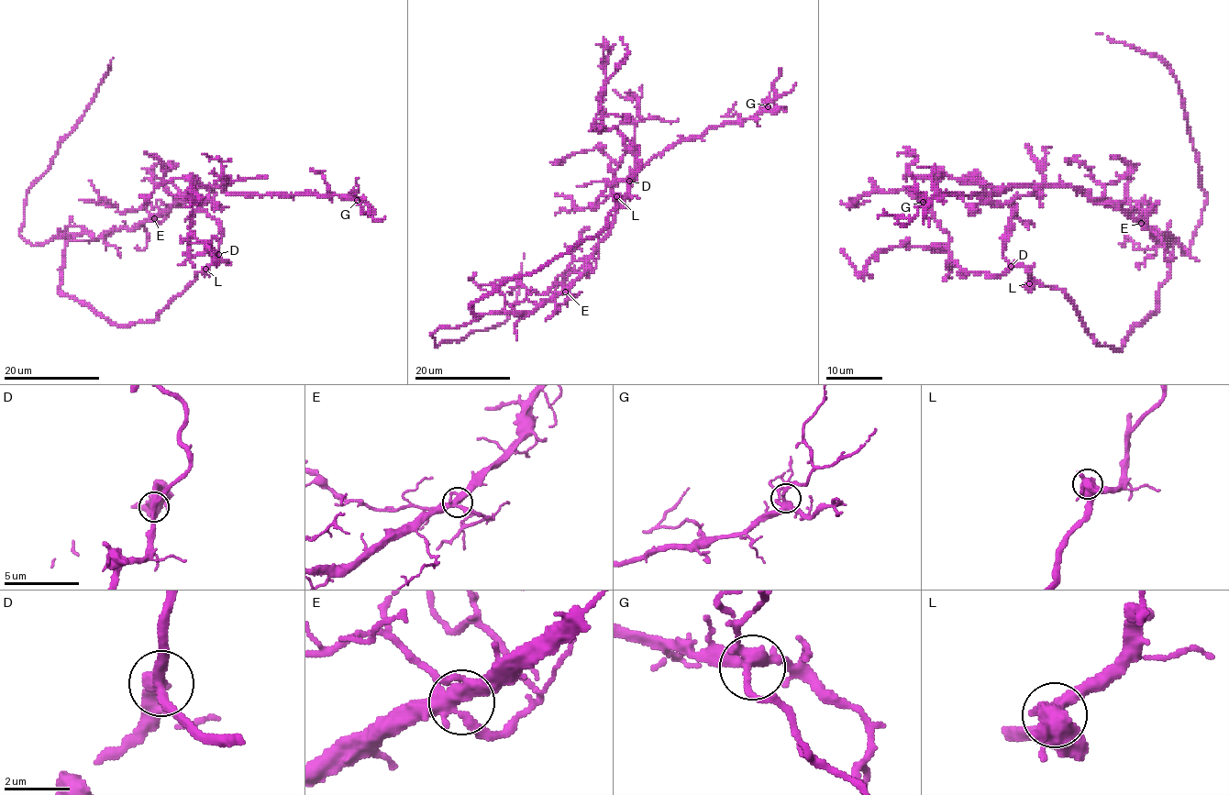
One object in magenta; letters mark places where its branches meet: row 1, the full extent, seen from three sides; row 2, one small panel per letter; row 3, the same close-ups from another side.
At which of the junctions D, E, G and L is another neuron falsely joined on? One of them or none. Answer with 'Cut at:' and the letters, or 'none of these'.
Cut at: none of these

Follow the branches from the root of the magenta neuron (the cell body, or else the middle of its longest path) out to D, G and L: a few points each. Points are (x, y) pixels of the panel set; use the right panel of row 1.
D: (1158, 290), (1158, 308), (1117, 350), (1094, 341), (1060, 290), (1011, 266)
G: (1158, 290), (1169, 270), (1167, 237), (1120, 206), (1073, 187), (1005, 186), (998, 193), (923, 202)
L: (1158, 290), (1158, 308), (1128, 332), (1117, 350), (1094, 341), (1078, 308), (1060, 290), (1029, 282)

